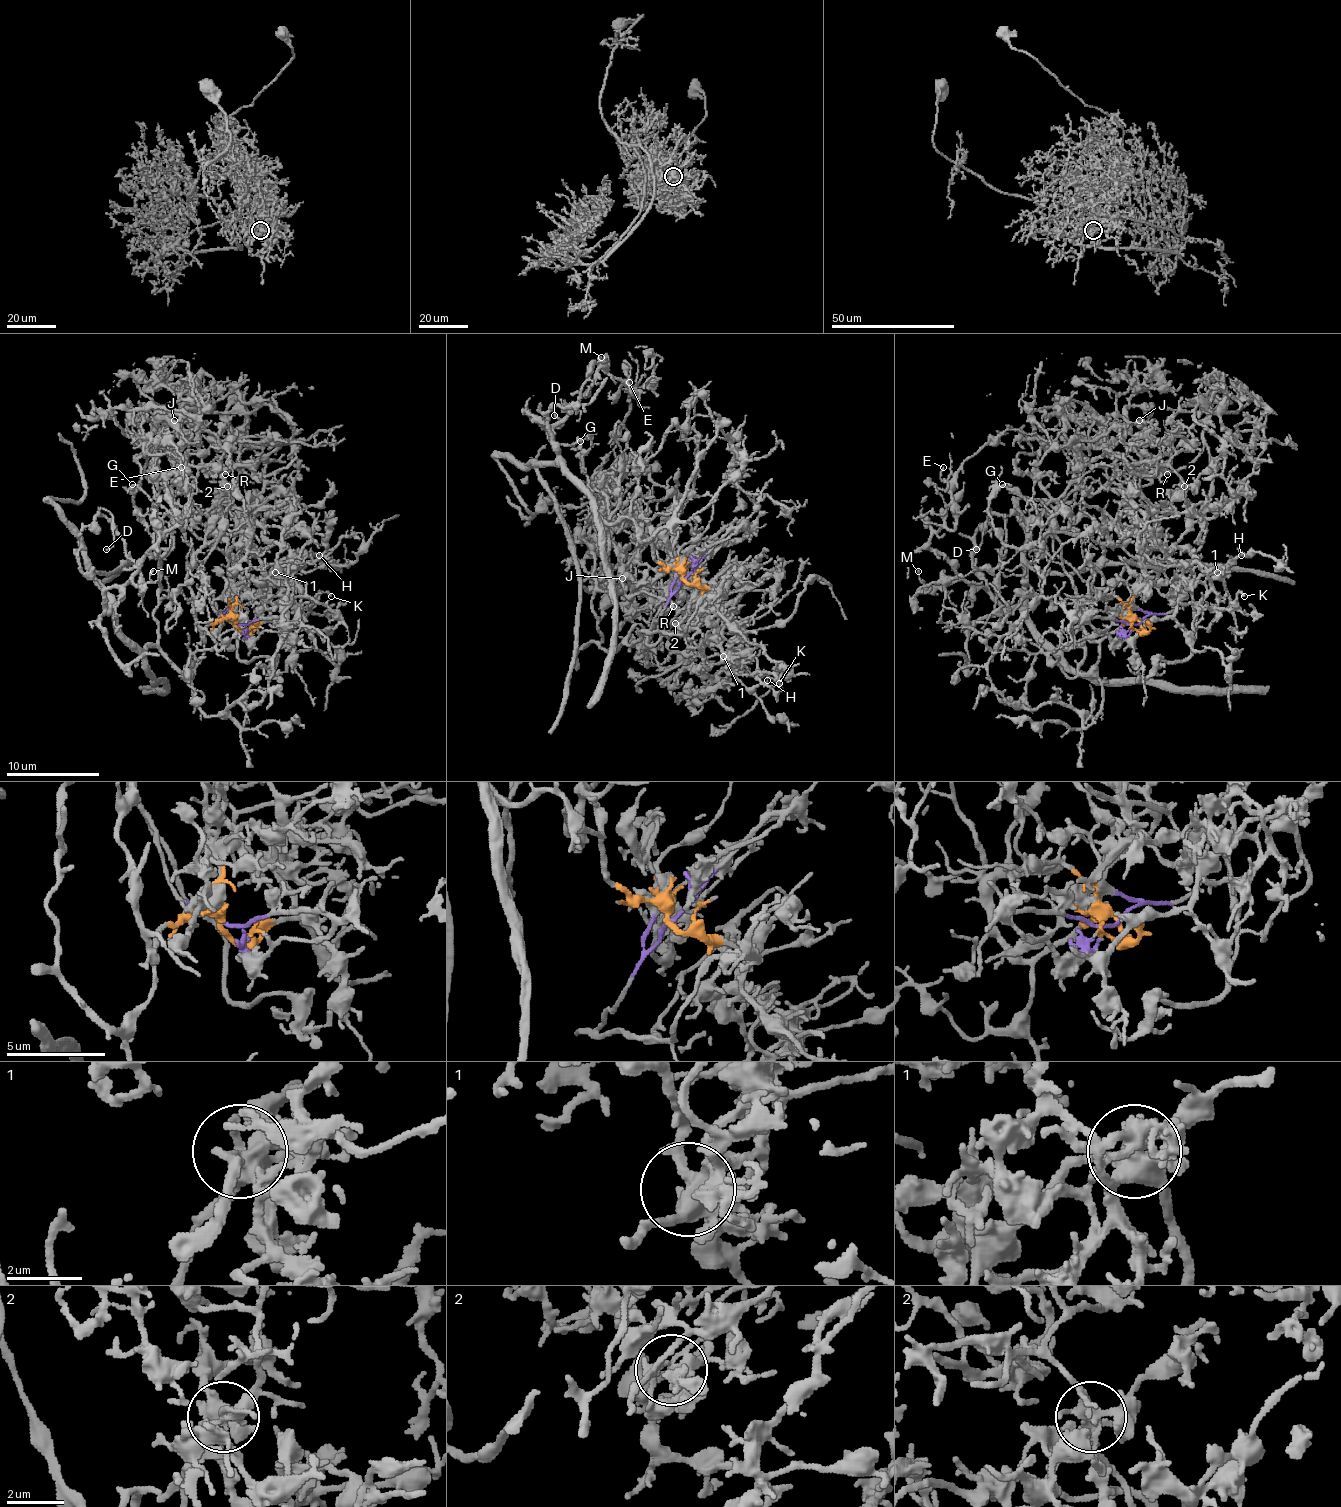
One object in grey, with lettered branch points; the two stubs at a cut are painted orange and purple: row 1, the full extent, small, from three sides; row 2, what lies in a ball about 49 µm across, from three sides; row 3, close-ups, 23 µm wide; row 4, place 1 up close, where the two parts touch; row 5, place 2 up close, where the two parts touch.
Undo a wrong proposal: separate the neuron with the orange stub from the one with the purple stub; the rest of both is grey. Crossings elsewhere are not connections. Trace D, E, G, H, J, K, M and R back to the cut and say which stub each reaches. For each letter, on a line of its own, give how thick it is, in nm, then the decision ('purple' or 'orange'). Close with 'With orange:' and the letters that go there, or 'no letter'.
D: 150 nm | orange
E: 150 nm | orange
G: 170 nm | orange
H: 90 nm | orange
J: 90 nm | purple
K: 160 nm | purple
M: 150 nm | orange
R: 200 nm | purple
With orange: D, E, G, H, M

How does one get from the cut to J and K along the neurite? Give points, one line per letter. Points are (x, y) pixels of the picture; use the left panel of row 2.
J: (237, 622), (208, 601), (152, 446), (148, 477), (131, 428), (141, 411), (173, 421)
K: (237, 622), (218, 613), (204, 582), (241, 631), (276, 580), (304, 608), (323, 591), (330, 596)

